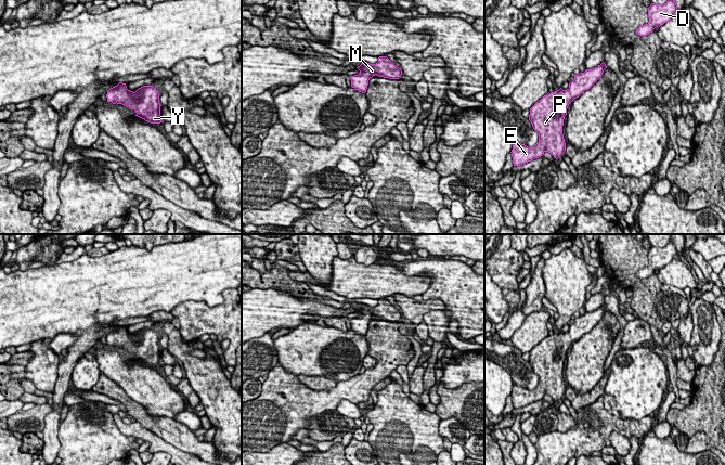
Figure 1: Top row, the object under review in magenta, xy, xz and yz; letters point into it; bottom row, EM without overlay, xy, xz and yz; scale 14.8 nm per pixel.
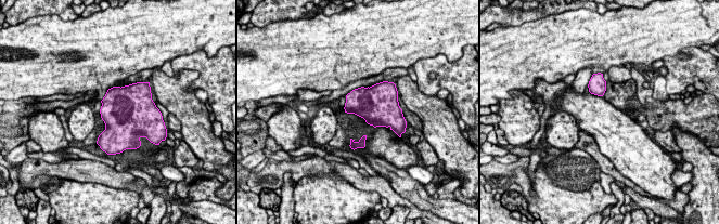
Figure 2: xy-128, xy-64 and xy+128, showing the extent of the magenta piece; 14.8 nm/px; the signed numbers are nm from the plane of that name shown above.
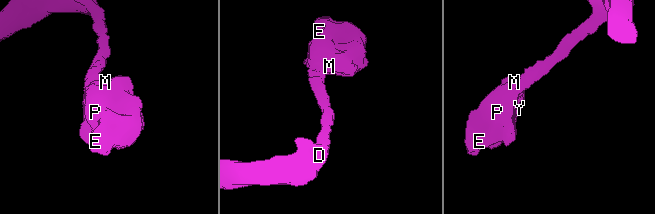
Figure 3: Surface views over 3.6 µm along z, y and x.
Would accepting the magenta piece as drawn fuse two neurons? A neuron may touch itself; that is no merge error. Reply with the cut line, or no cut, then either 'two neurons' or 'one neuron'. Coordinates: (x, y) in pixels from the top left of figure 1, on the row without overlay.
no cut | one neuron

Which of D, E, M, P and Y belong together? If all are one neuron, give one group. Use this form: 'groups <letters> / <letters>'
groups D E M P Y

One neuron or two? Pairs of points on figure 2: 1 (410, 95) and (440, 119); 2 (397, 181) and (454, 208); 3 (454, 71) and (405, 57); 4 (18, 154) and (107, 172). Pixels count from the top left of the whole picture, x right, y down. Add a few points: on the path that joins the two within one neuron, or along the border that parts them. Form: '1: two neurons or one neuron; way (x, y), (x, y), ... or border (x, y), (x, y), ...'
1: one neuron; way (418, 103), (433, 112)
2: one neuron; way (411, 189), (424, 201), (440, 207)
3: two neurons; border (441, 54), (421, 57), (411, 65)
4: two neurons; border (27, 157), (21, 162)

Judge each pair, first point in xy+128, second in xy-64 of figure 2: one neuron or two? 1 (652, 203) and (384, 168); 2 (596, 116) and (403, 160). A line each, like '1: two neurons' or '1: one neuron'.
1: two neurons
2: one neuron

